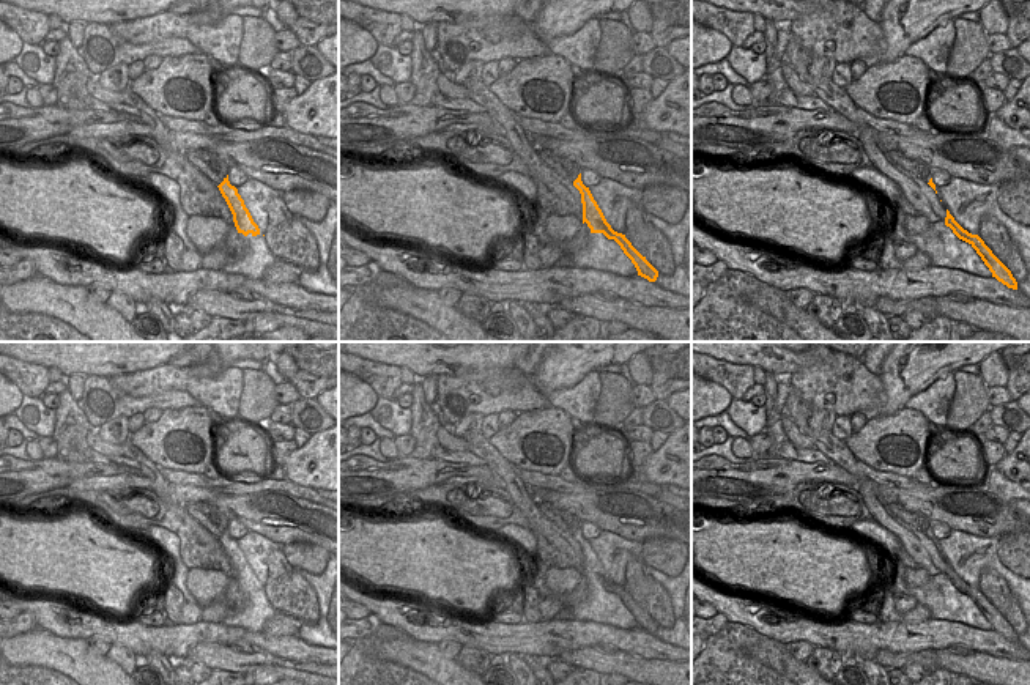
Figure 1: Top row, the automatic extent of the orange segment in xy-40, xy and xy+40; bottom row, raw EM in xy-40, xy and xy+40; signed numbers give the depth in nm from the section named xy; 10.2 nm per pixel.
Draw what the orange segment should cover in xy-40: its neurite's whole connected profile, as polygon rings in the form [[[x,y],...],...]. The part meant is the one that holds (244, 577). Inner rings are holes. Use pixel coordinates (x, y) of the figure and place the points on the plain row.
[[[228,528],[224,531],[224,534],[217,540],[233,567],[233,575],[238,586],[243,586],[244,589],[247,589],[249,586],[252,589],[260,587],[258,578],[254,575],[249,562],[244,557],[244,553],[238,546],[238,542],[230,537]]]

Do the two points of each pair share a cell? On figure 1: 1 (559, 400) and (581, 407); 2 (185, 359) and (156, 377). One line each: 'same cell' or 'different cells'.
1: same cell
2: different cells

